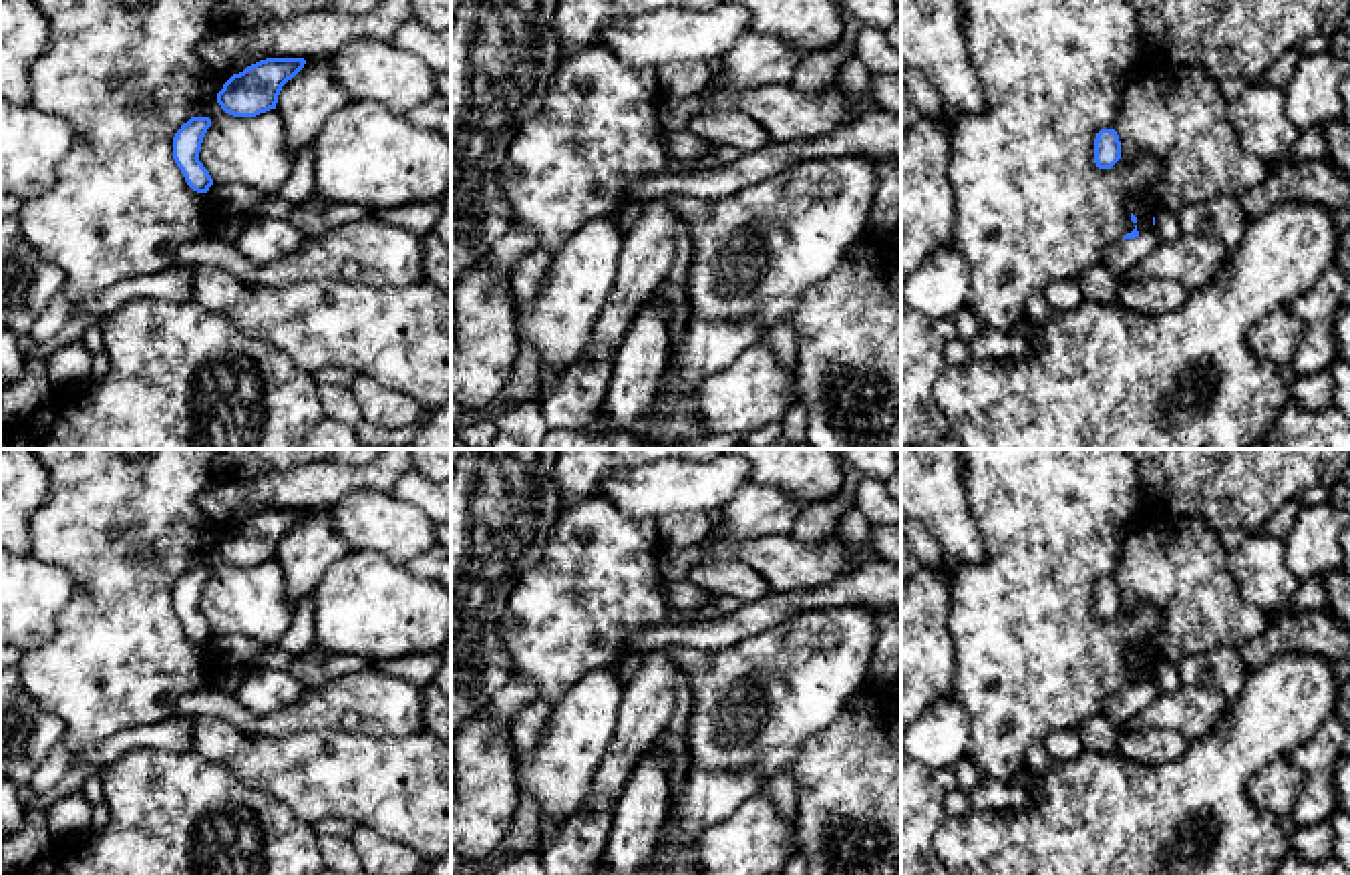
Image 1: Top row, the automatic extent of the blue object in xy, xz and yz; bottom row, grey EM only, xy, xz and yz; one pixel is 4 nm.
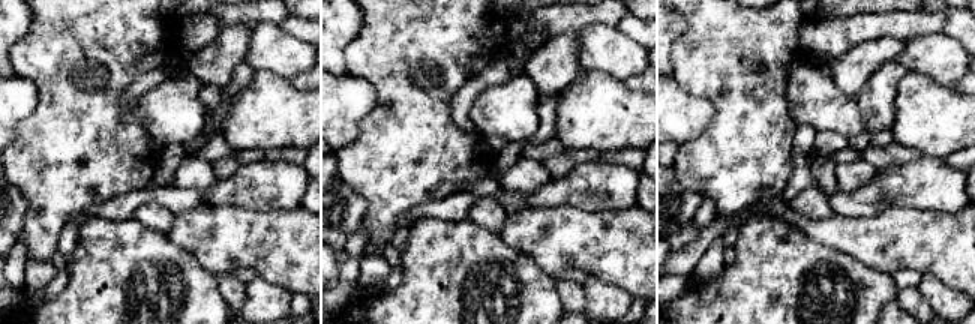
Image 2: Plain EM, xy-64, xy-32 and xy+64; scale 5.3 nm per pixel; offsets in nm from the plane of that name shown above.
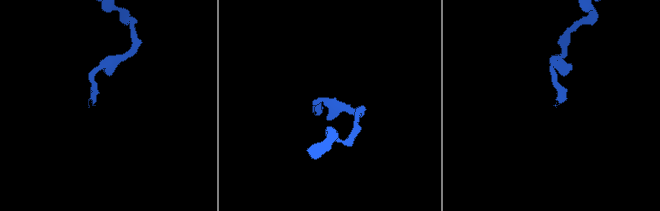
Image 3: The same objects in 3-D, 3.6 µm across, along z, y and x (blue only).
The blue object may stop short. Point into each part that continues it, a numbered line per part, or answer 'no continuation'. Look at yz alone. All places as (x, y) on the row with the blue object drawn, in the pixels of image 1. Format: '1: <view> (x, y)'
1: yz (1121, 256)

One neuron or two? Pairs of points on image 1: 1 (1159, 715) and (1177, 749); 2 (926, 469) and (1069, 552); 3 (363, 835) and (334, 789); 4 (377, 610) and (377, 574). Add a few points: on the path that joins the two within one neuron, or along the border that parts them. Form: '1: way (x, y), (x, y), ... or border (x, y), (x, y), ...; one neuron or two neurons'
1: border (1121, 733), (1175, 729), (1190, 741); two neurons
2: border (962, 469), (966, 505), (982, 538); two neurons
3: border (357, 823), (369, 825), (401, 843); two neurons
4: way (377, 602), (377, 582); one neuron

